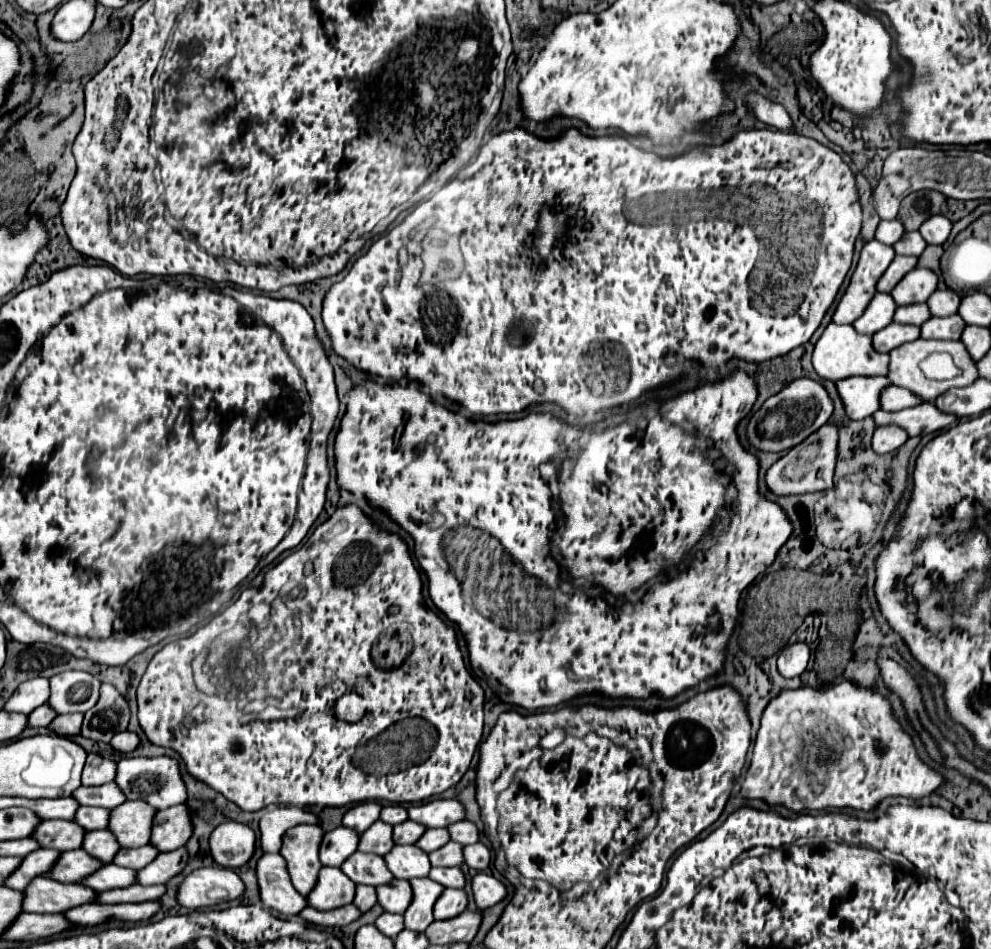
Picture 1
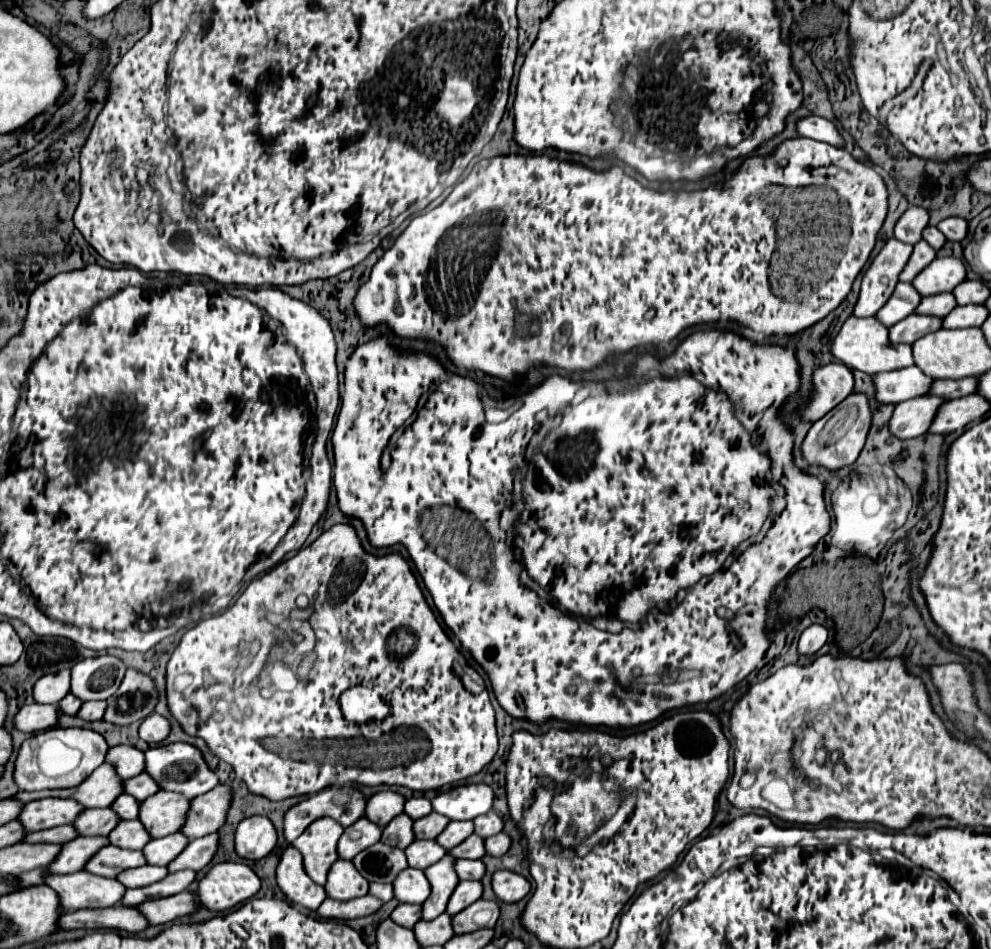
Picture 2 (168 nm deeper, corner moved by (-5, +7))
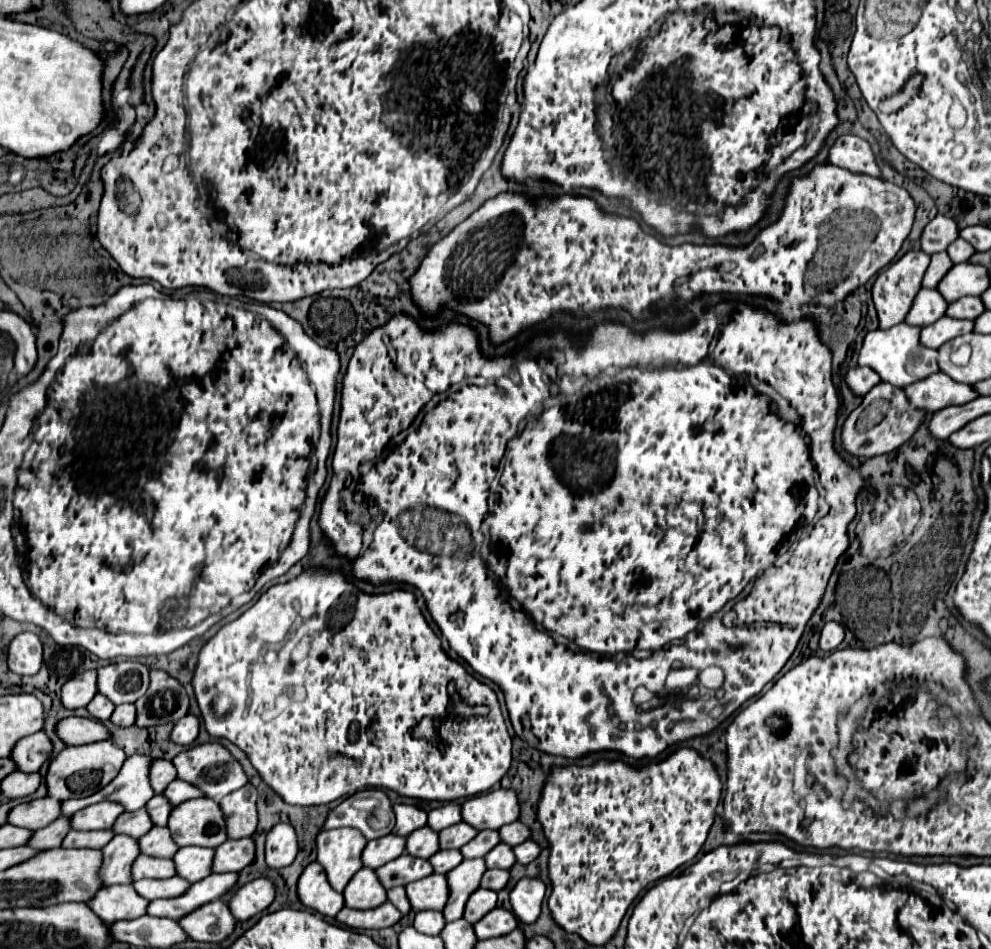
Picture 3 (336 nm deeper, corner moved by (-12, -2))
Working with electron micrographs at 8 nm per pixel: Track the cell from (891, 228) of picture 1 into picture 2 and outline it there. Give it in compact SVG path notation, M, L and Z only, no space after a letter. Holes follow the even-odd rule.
M911 206L895 226L895 238L907 244L917 244L923 236L923 230L929 224L929 212L921 206Z

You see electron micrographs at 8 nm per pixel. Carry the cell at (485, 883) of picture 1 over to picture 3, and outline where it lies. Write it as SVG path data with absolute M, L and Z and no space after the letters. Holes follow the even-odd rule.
M520 879L510 891L510 905L516 917L524 923L534 923L540 915L542 899L546 895L546 885L540 879Z

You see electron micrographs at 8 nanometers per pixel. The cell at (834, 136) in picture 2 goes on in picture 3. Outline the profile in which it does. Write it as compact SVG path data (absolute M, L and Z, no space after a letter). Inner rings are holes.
M840 135L828 149L828 161L838 167L848 167L850 171L880 177L870 145L856 135Z

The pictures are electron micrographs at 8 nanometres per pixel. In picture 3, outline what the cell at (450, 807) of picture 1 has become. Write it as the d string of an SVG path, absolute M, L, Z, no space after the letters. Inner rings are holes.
M494 789L462 803L462 821L474 829L500 829L518 819L518 801L512 789Z

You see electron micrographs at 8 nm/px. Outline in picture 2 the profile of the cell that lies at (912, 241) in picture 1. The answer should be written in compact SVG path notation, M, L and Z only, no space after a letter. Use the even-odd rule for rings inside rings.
M929 226L929 228L923 232L923 240L927 240L935 250L943 248L945 242L947 242L947 238L945 238L937 228L933 228L933 226Z

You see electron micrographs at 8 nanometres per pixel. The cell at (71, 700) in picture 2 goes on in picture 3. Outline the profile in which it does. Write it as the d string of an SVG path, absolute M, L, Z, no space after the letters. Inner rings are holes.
M96 695L96 697L88 703L86 709L88 709L88 713L90 713L94 719L98 719L98 721L106 721L106 719L112 715L114 705L112 705L110 701L104 701L102 695Z

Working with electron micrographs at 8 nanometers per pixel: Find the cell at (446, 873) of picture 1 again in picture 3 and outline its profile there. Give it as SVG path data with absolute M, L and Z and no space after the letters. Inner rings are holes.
M488 869L484 875L482 875L482 881L480 881L480 887L484 889L492 889L492 891L500 891L506 883L508 883L508 871L504 869Z

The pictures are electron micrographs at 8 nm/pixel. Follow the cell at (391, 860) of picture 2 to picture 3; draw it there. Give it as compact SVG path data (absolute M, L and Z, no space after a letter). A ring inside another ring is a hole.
M406 853L376 869L376 875L378 875L380 883L384 885L384 889L406 887L408 883L418 881L430 873L432 873L432 865L428 861L406 855Z

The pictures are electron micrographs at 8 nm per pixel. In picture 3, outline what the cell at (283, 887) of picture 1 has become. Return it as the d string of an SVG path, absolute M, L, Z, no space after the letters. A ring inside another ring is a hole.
M314 861L304 867L298 879L298 899L304 907L320 913L320 911L340 911L344 907L342 893L332 891L324 869Z

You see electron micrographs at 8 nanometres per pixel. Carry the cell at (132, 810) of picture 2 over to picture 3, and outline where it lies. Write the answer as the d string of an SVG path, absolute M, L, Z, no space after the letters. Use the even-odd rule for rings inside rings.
M154 795L154 799L150 799L150 801L146 803L148 817L150 817L150 821L152 821L156 827L164 827L164 825L166 825L166 819L168 819L170 809L172 809L172 805L170 805L162 795Z

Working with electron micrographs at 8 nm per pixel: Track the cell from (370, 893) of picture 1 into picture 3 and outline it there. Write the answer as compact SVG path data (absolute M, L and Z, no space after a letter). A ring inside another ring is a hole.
M404 887L390 889L390 891L388 891L388 901L390 901L402 915L410 913L410 903L408 903L408 899L406 899L406 891L404 891Z

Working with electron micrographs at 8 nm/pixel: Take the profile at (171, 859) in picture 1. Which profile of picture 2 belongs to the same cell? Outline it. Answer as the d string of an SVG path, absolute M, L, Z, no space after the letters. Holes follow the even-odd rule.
M209 834L197 840L191 840L189 846L167 866L169 872L177 872L177 870L203 870L217 854L219 850L219 834Z

